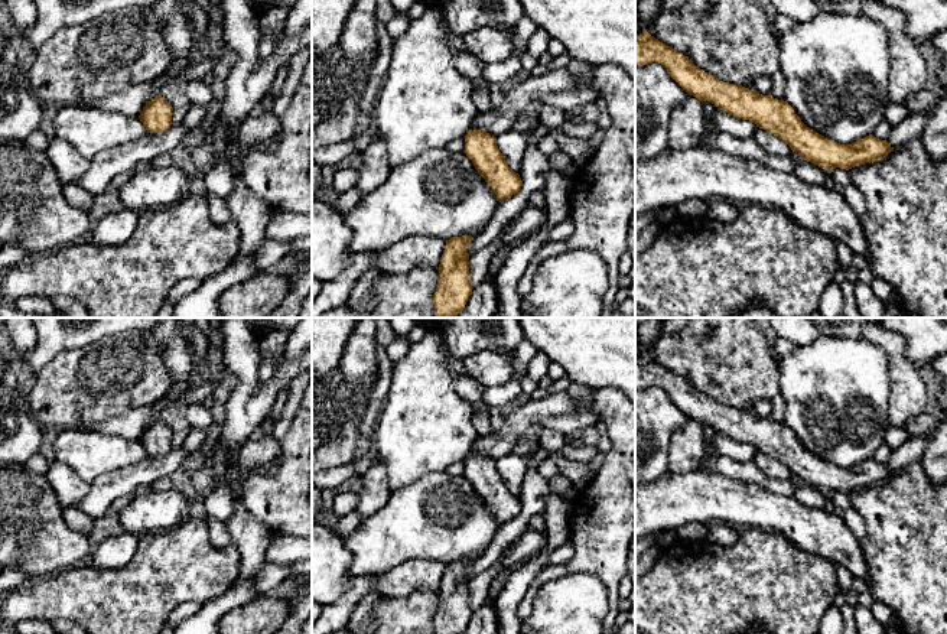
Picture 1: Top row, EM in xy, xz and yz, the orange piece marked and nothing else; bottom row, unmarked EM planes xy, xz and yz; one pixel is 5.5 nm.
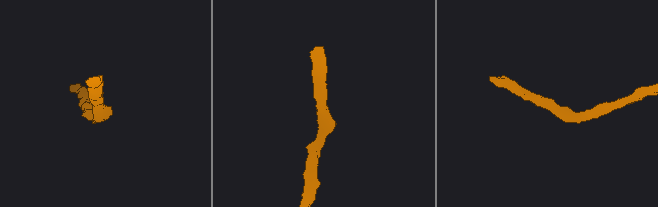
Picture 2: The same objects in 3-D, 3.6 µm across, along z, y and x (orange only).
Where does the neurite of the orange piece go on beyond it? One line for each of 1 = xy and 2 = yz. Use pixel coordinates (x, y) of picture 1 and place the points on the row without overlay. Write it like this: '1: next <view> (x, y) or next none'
1: next none
2: next none

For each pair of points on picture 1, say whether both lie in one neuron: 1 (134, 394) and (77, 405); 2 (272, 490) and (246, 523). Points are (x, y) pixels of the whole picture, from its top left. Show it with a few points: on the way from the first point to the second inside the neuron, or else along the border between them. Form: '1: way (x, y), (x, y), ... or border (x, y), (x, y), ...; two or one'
1: way (120, 394), (91, 394); one
2: border (243, 503), (256, 519), (275, 533); two

